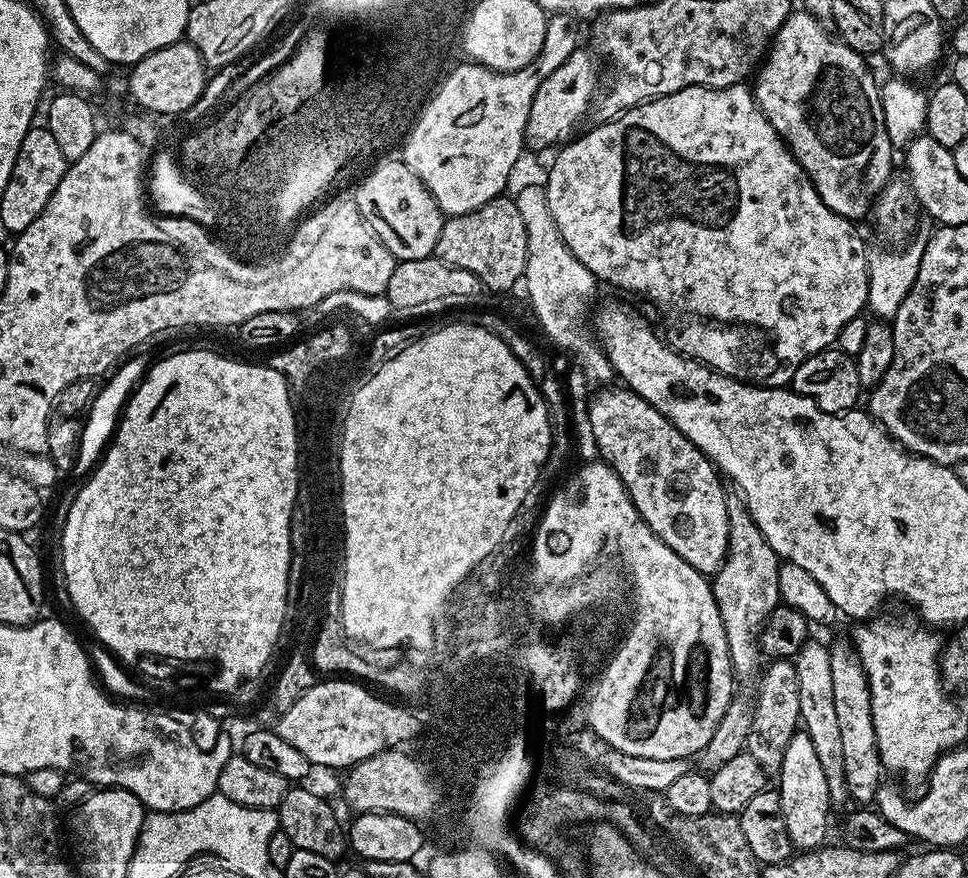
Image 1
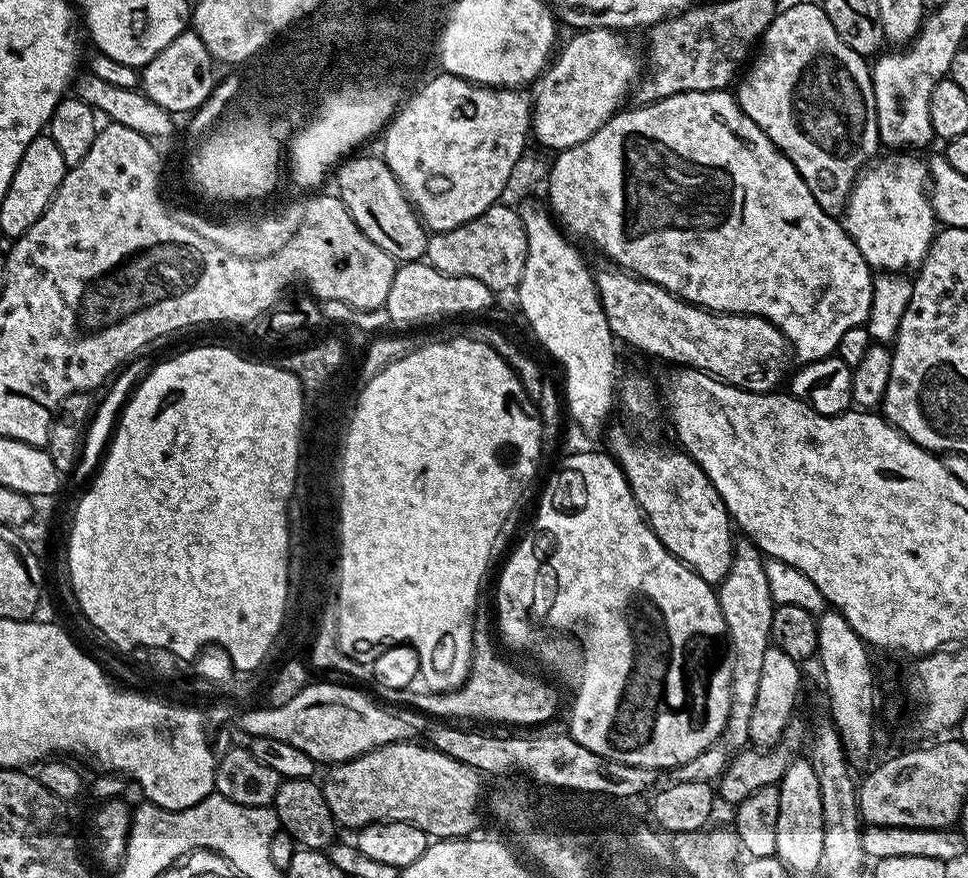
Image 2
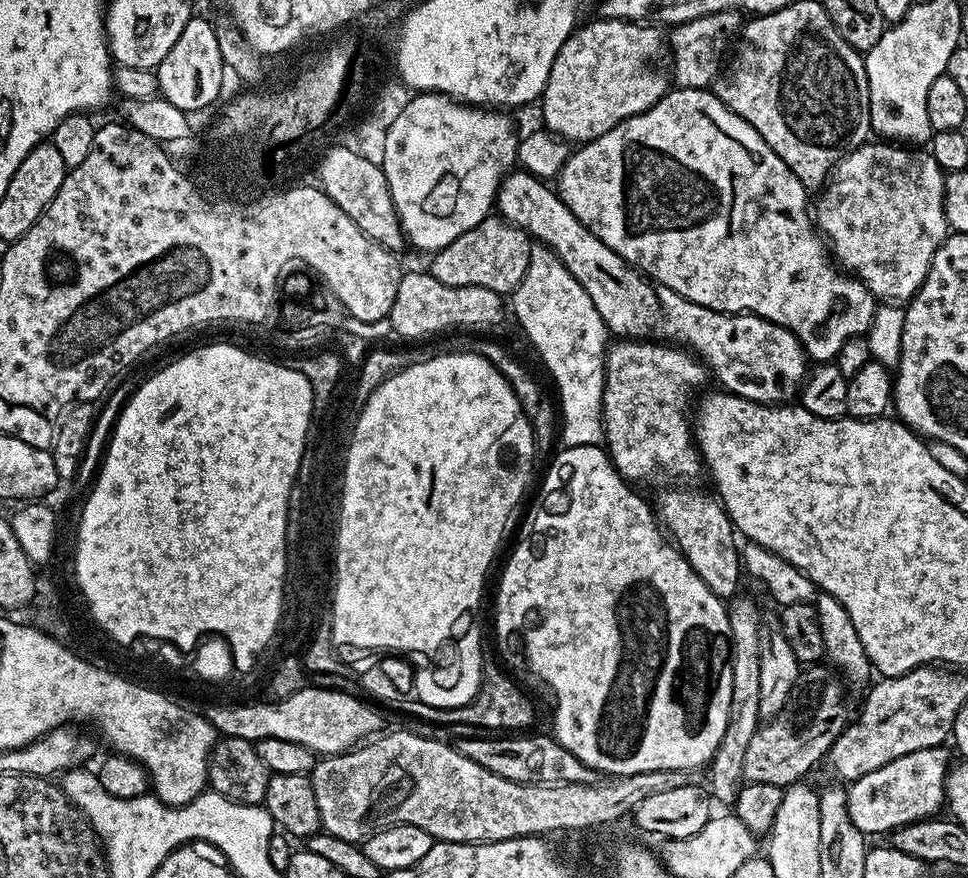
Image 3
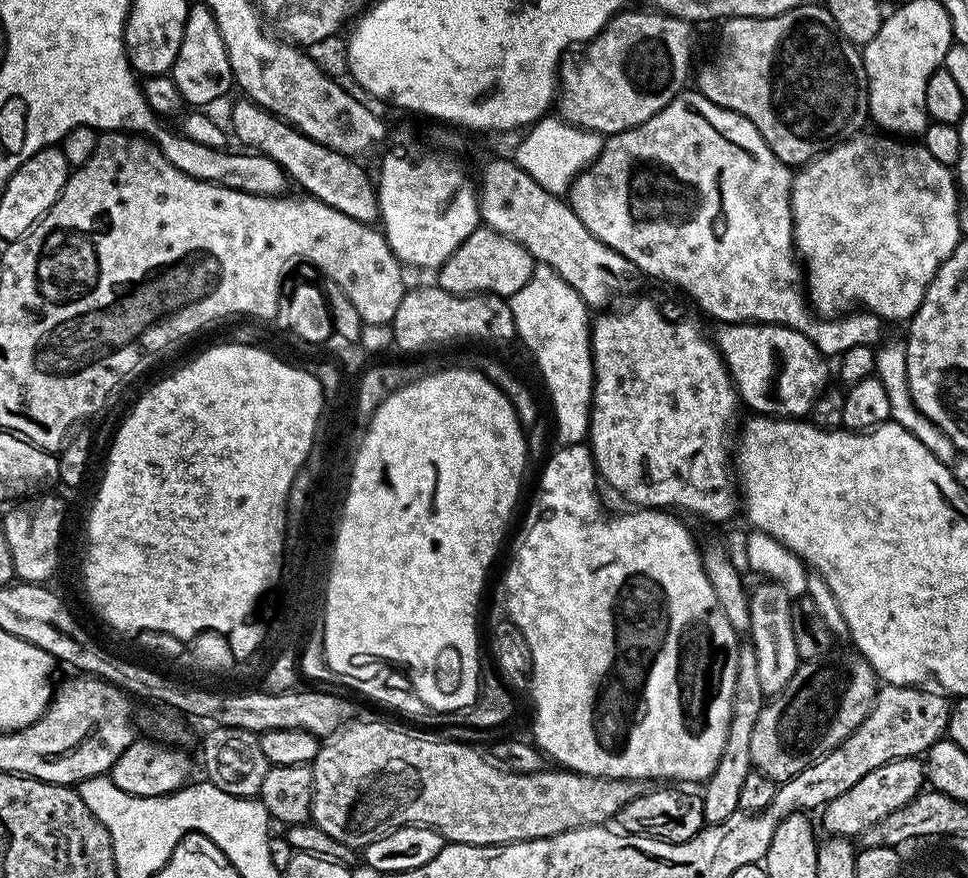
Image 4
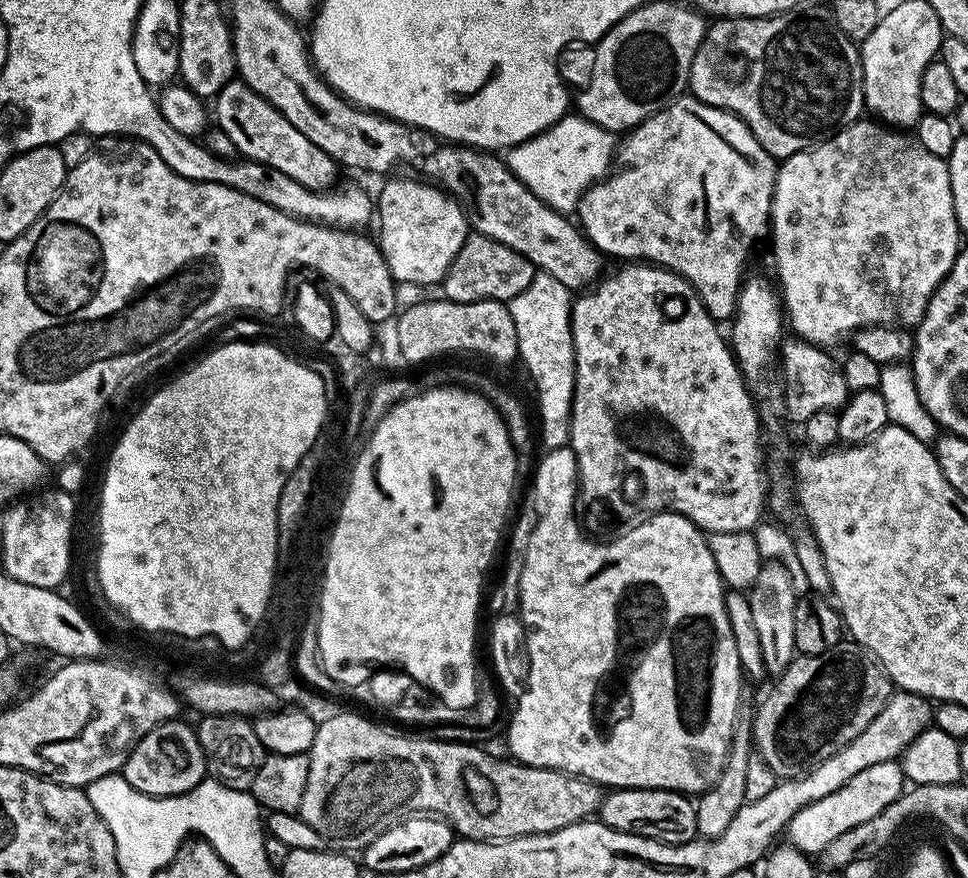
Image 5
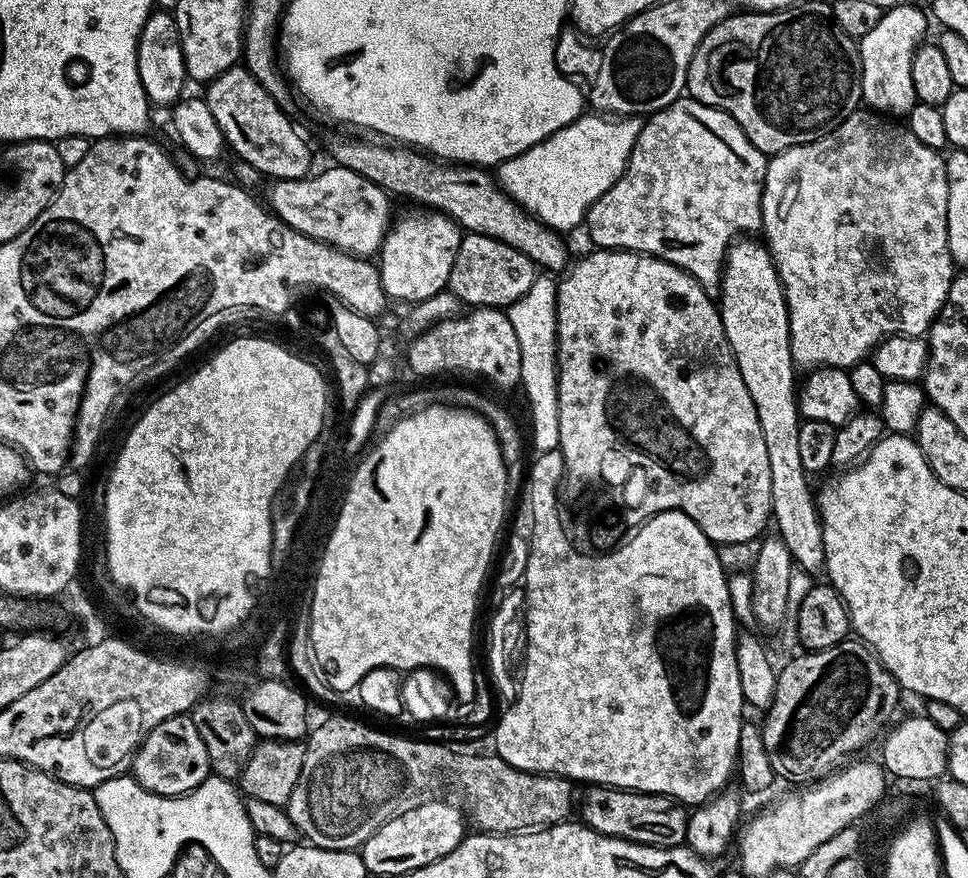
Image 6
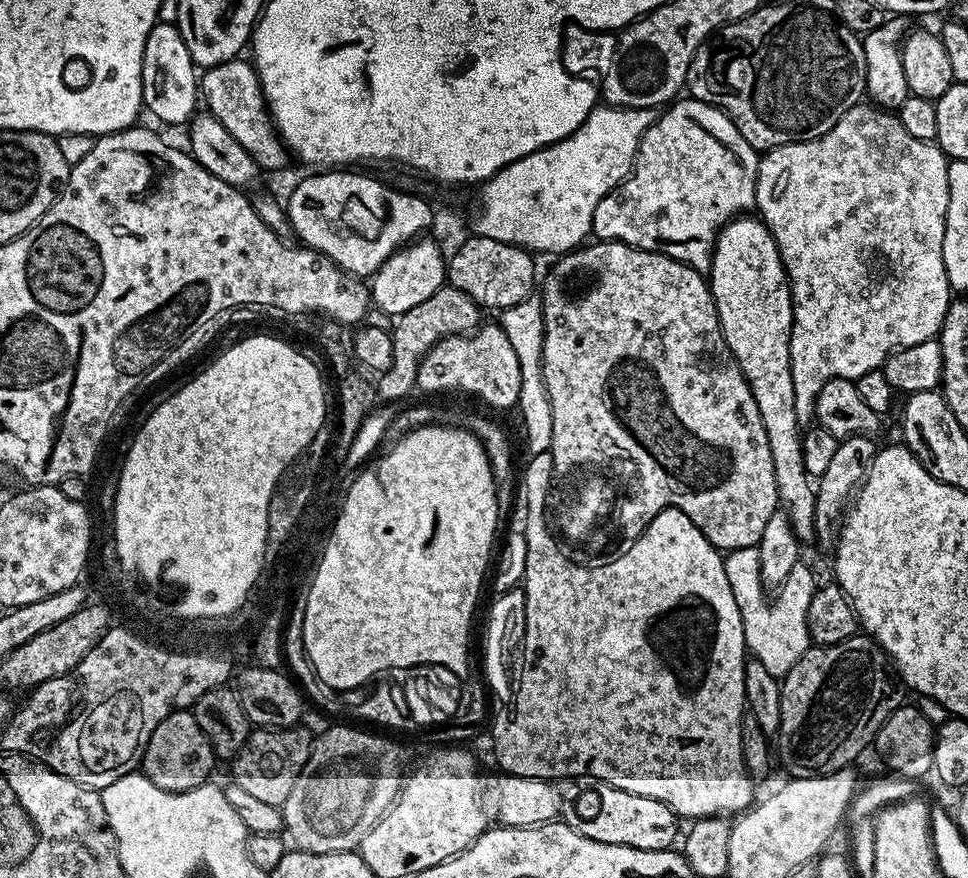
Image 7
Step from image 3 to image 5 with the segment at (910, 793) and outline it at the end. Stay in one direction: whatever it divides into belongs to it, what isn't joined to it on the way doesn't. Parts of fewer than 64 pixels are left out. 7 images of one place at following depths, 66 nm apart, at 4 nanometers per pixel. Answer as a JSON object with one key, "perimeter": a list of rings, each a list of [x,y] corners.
{"perimeter":[[[896,760],[878,762],[878,766],[862,770],[862,774],[854,774],[842,790],[834,790],[834,794],[826,794],[826,798],[798,810],[786,827],[786,835],[801,852],[819,854],[827,844],[834,842],[834,838],[838,838],[838,834],[846,834],[846,830],[874,818],[874,814],[882,814],[882,810],[886,810],[886,806],[890,806],[905,788],[904,769]]]}

